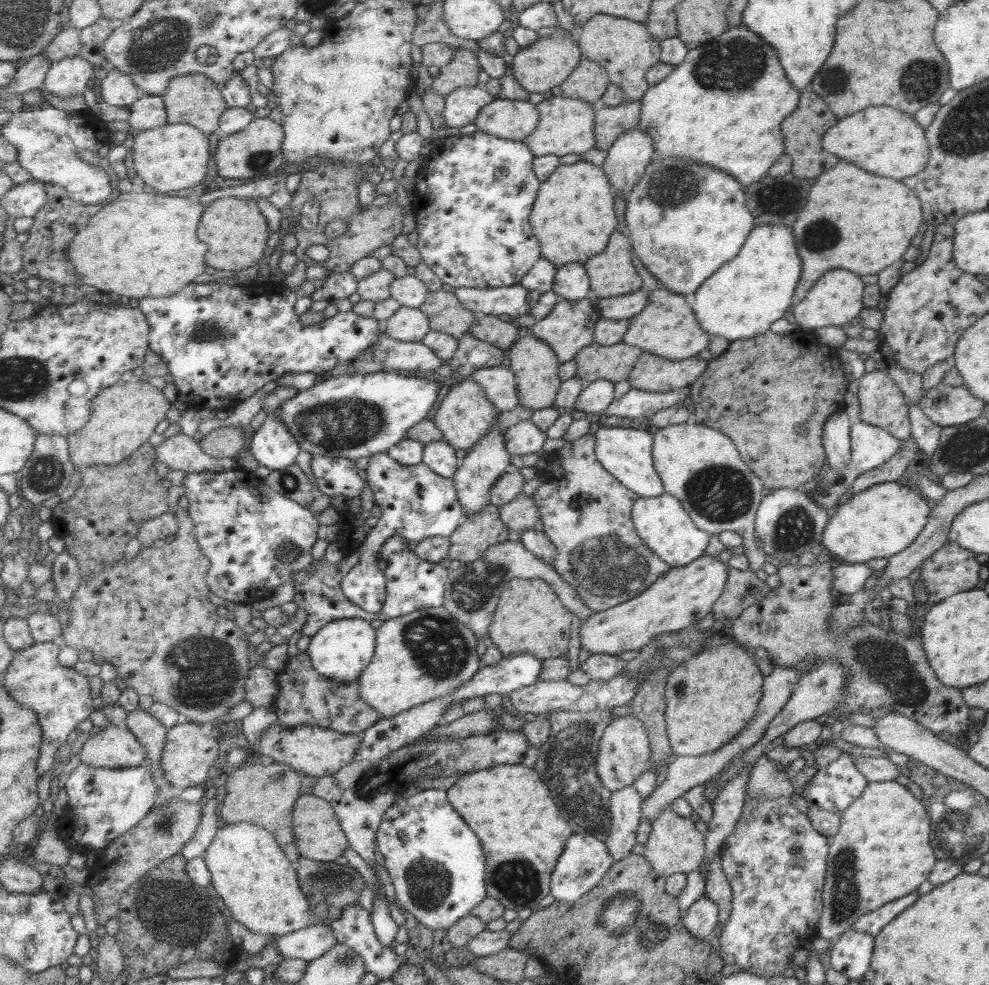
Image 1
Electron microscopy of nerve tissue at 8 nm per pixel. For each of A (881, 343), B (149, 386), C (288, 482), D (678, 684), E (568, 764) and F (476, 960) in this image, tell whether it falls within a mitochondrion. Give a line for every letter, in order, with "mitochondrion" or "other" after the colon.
A: other
B: other
C: mitochondrion
D: mitochondrion
E: mitochondrion
F: other

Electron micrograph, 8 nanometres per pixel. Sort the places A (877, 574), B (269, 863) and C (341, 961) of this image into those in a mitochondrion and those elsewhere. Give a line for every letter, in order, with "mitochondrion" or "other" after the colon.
A: other
B: other
C: mitochondrion

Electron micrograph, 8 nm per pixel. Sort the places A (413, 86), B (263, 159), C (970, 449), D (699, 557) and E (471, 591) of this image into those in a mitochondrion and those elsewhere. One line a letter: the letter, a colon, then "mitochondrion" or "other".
A: other
B: mitochondrion
C: mitochondrion
D: other
E: mitochondrion

